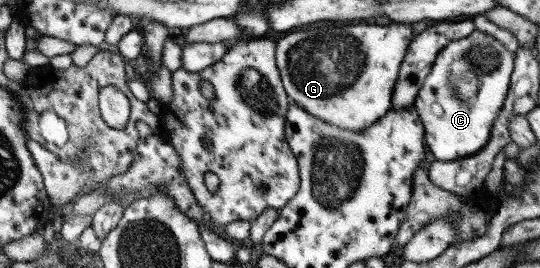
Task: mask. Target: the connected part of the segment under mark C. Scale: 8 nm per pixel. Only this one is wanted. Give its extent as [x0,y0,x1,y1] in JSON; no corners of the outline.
[415,29,515,161]

